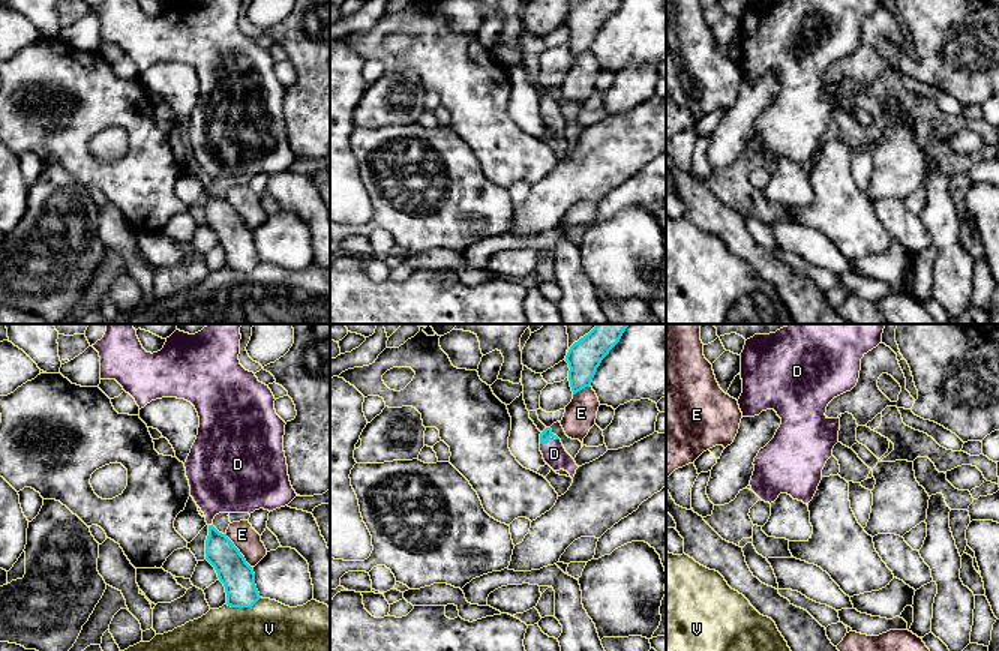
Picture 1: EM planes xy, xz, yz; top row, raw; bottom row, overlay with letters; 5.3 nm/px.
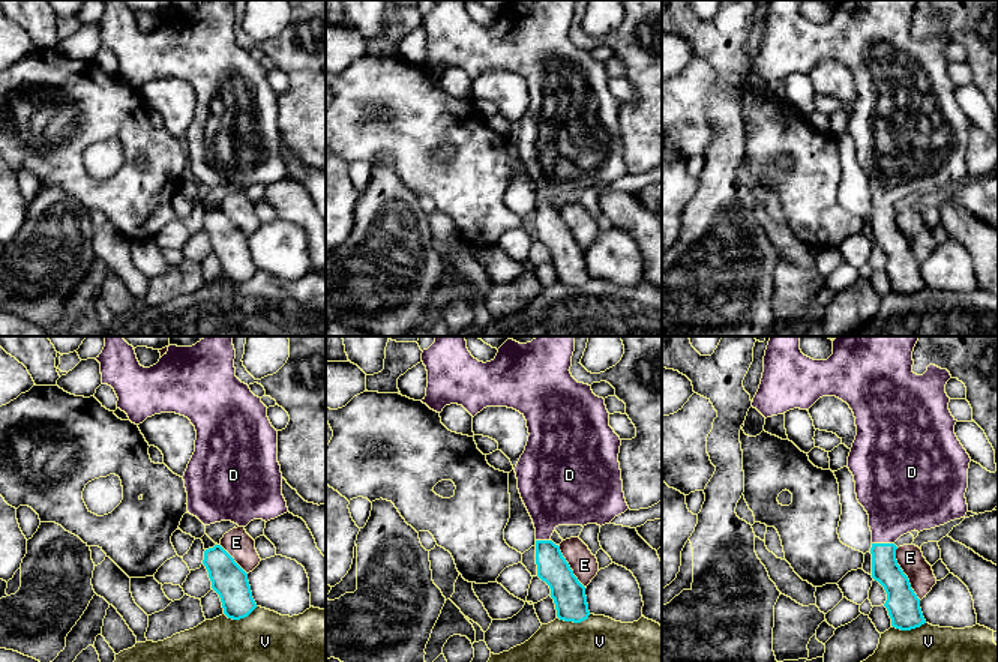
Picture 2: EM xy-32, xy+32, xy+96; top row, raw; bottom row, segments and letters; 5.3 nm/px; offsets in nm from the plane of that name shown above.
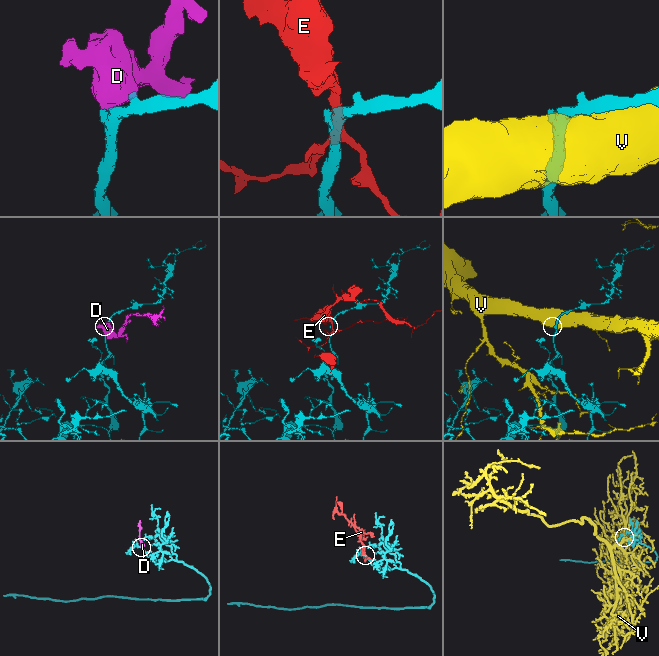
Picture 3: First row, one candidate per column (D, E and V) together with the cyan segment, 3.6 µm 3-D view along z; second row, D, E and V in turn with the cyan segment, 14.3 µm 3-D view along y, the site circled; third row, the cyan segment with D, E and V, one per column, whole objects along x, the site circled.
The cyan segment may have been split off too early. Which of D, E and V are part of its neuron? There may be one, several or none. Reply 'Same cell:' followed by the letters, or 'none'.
Same cell: D

